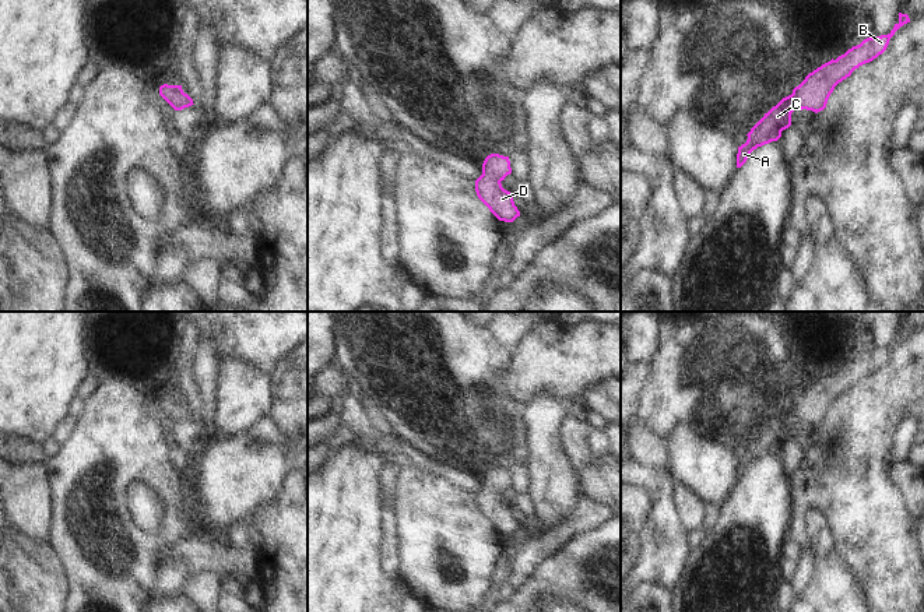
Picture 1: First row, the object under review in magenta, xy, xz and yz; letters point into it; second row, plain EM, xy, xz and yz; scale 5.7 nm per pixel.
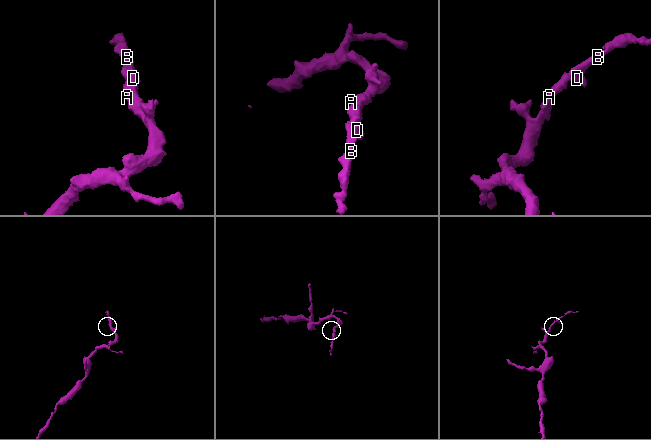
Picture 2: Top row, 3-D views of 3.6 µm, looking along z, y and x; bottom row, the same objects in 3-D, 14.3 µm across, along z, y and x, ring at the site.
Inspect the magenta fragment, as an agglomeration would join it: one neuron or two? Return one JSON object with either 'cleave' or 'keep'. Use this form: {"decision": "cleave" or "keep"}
{"decision": "keep"}

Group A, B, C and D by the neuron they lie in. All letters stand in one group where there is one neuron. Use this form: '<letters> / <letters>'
A B C D

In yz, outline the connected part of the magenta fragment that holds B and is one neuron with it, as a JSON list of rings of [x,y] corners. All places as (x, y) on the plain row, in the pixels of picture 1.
[[[899,326],[899,335],[888,348],[867,351],[836,373],[832,372],[809,386],[791,408],[783,411],[751,442],[746,456],[738,460],[737,481],[741,481],[758,460],[777,454],[781,444],[791,439],[791,426],[797,421],[815,426],[823,423],[835,400],[856,381],[882,367],[895,345],[907,335],[910,335],[909,328]]]

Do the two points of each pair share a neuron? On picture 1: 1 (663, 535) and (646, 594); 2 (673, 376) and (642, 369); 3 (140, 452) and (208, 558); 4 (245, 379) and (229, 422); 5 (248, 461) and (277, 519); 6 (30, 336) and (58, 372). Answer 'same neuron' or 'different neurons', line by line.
1: different neurons
2: different neurons
3: different neurons
4: same neuron
5: different neurons
6: same neuron

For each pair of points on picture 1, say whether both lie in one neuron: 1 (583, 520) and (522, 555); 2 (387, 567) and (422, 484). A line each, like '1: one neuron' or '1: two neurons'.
1: one neuron
2: two neurons

